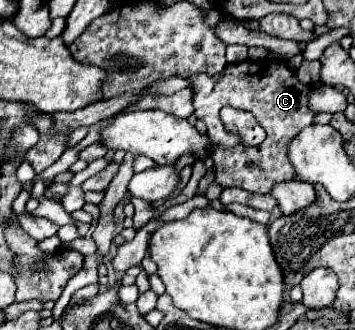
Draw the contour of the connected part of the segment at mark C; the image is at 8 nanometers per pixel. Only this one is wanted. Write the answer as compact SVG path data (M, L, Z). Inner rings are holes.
M260 59L260 61L241 61L238 63L230 63L222 74L208 76L206 74L193 74L189 79L193 85L192 105L194 105L194 115L200 117L206 127L208 127L208 135L214 137L214 143L218 145L218 149L212 153L212 161L214 161L214 173L216 173L216 183L220 187L240 187L246 189L250 193L270 193L274 185L282 183L282 181L292 181L294 179L294 167L288 161L286 155L286 145L292 139L292 135L300 133L300 129L304 129L306 125L312 125L312 117L314 113L308 109L308 85L302 85L296 79L296 73L292 71L292 67L282 61L282 59ZM224 105L232 105L236 109L244 109L254 113L254 117L258 119L258 123L266 129L266 141L260 143L258 147L244 147L240 139L226 131L222 121L220 121L220 107Z

